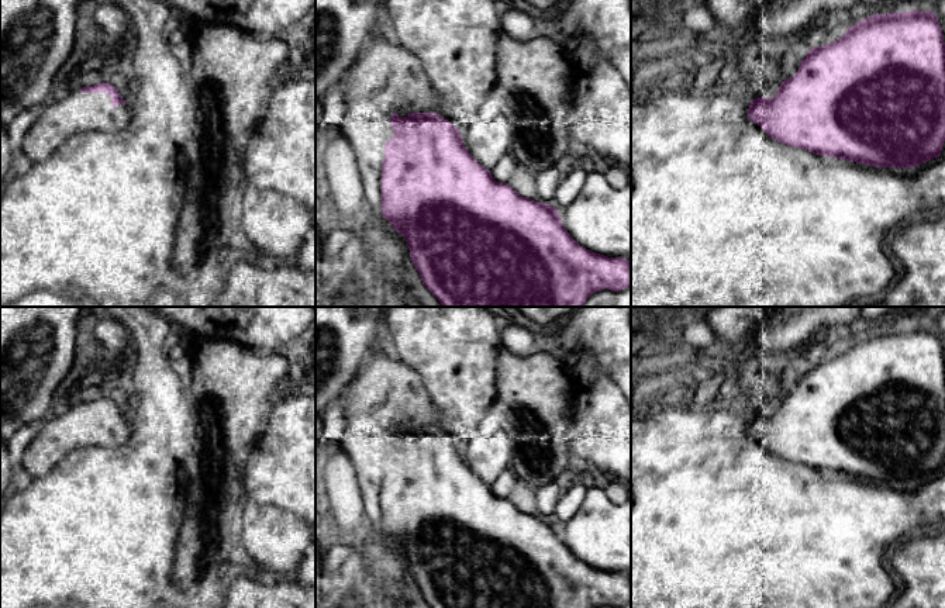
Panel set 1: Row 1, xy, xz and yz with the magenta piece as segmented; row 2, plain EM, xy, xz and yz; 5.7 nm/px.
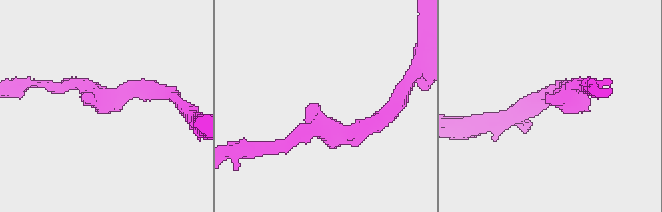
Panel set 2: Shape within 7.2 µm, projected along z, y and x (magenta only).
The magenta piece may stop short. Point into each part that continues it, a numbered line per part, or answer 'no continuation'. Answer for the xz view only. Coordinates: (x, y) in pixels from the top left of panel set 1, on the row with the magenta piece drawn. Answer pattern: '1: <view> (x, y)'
1: xz (385, 78)

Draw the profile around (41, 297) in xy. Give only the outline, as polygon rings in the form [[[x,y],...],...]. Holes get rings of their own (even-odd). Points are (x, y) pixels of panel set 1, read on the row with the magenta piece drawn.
[[[37,290],[18,298],[13,307],[99,307],[99,304],[90,298],[76,300],[49,290]]]

